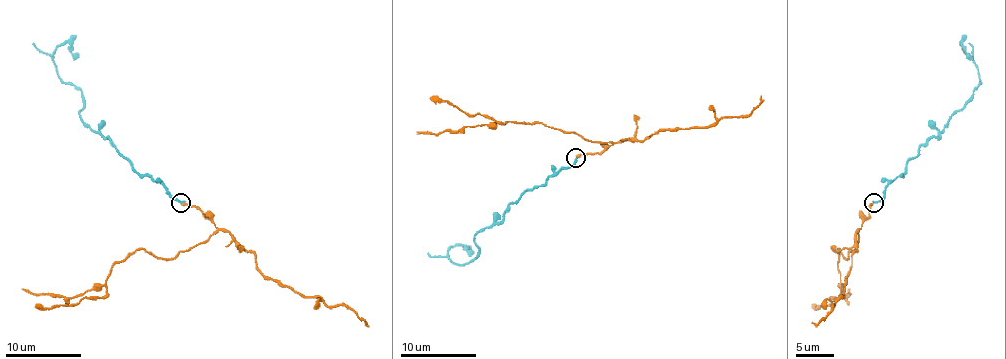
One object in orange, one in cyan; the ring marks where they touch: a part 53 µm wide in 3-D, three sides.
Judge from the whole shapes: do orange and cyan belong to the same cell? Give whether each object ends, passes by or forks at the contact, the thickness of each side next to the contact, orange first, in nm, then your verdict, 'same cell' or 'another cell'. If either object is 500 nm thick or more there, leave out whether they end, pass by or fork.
orange ends; cyan ends; calibres 240 and 240 nm; same cell

